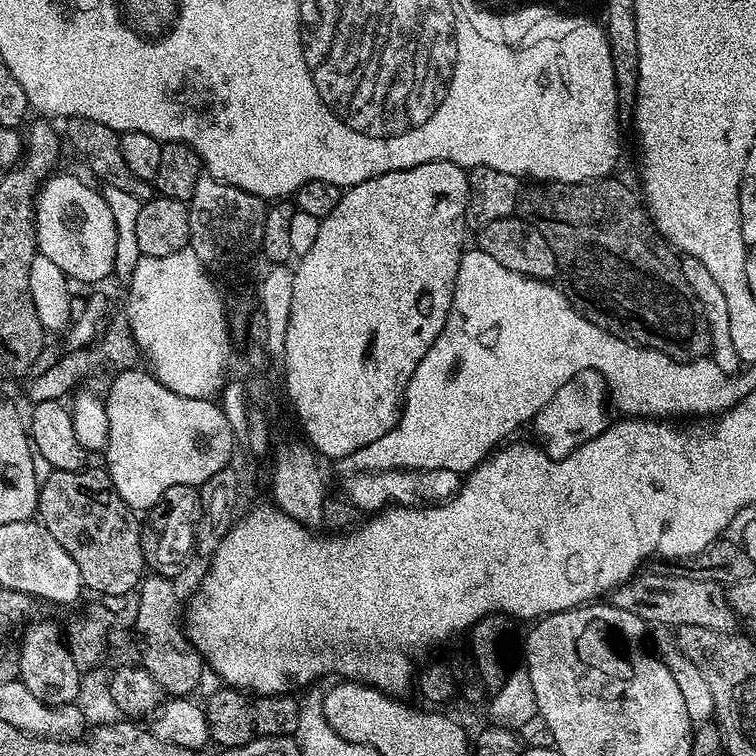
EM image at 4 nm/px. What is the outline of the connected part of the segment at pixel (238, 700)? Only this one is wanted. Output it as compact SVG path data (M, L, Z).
M220 686L220 689L203 705L204 717L208 723L208 735L213 745L220 744L221 749L237 748L267 736L292 736L298 730L300 702L295 695L261 696L254 692L245 692L231 686Z

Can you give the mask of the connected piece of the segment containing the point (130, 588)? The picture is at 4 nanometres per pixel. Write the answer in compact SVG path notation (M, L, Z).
M85 466L79 472L52 470L40 484L40 500L36 504L38 520L54 534L54 539L74 558L88 592L101 592L101 597L124 596L135 593L146 575L146 565L140 541L140 520L118 494L114 482L103 467Z

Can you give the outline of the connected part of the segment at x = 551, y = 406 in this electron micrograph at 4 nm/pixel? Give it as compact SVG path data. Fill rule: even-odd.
M587 368L558 389L554 398L550 398L550 402L546 402L535 420L531 421L530 428L536 431L535 439L551 460L565 460L575 448L598 438L609 427L609 400L610 389L604 376L592 368Z

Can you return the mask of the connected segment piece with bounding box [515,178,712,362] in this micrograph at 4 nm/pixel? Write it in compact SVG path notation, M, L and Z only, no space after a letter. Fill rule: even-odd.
M605 178L603 180L591 180L585 184L554 184L551 182L536 182L525 187L520 193L516 203L515 215L522 217L526 222L530 222L535 228L542 232L542 238L550 244L550 250L554 252L556 259L556 271L559 279L564 279L562 283L563 291L568 297L568 303L578 316L586 318L586 322L598 326L598 330L604 330L606 334L612 334L614 338L630 340L634 344L641 344L643 348L653 348L662 354L666 354L675 360L703 360L711 353L712 338L708 329L706 314L694 294L690 290L690 282L686 282L686 277L682 274L680 265L681 257L677 255L671 244L664 239L656 230L656 225L652 223L651 216L648 215L647 207L642 203L641 197L636 196L617 178Z

